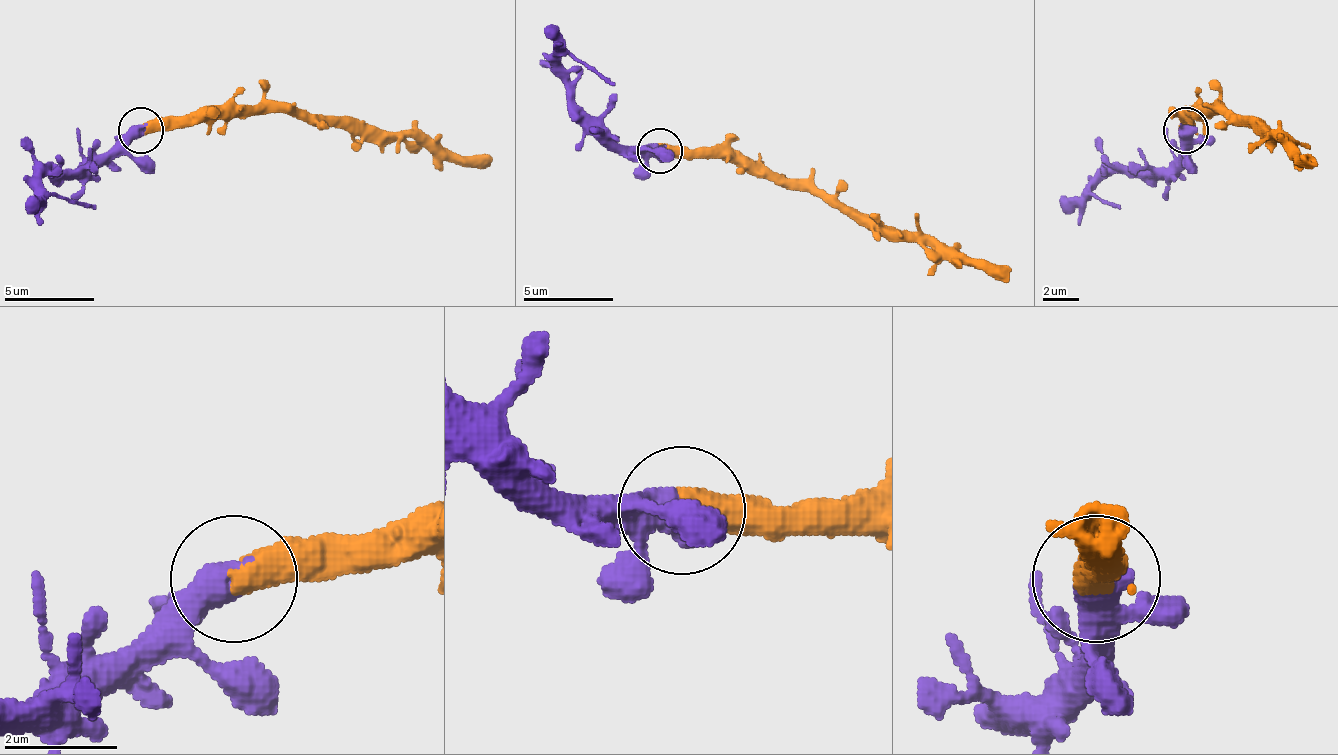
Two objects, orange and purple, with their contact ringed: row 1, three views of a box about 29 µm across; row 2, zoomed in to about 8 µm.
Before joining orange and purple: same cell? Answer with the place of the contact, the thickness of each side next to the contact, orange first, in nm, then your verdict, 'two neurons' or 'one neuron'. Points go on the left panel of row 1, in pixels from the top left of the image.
at (141, 130); 550 nm thick on the orange side, 480 nm on the other; one neuron

